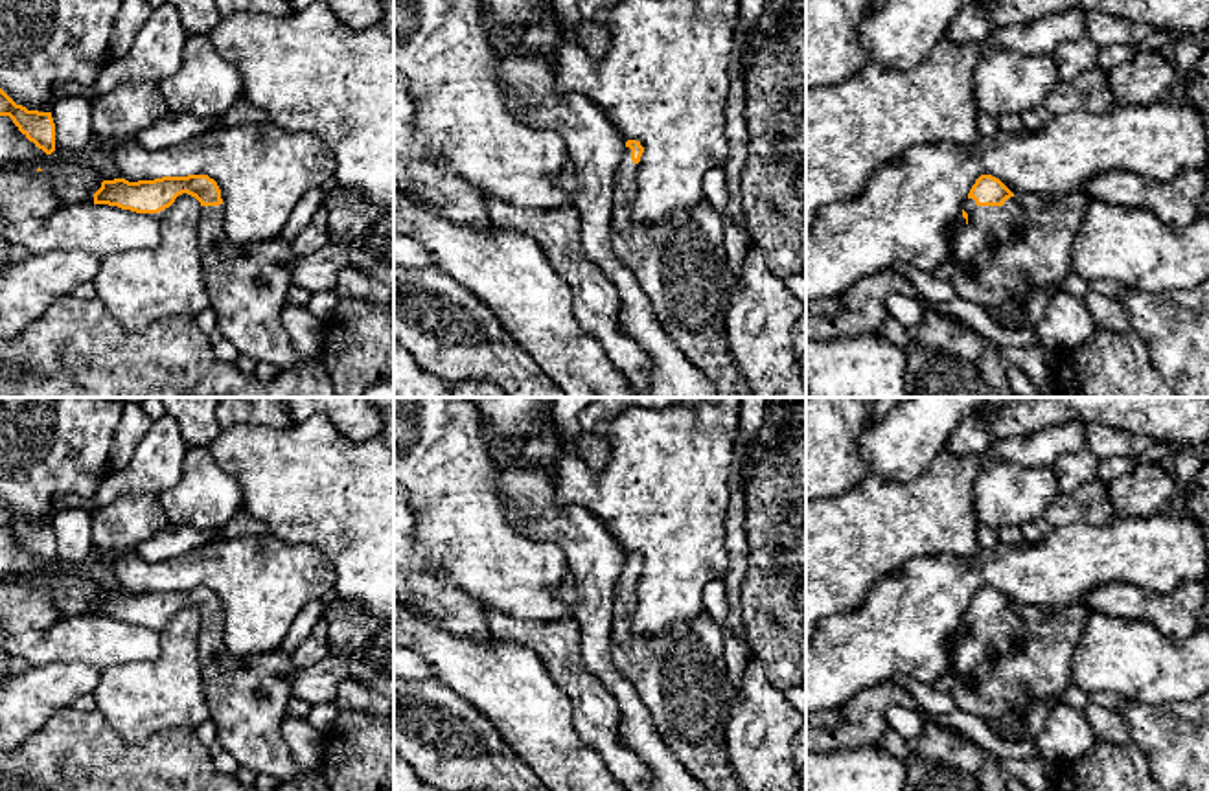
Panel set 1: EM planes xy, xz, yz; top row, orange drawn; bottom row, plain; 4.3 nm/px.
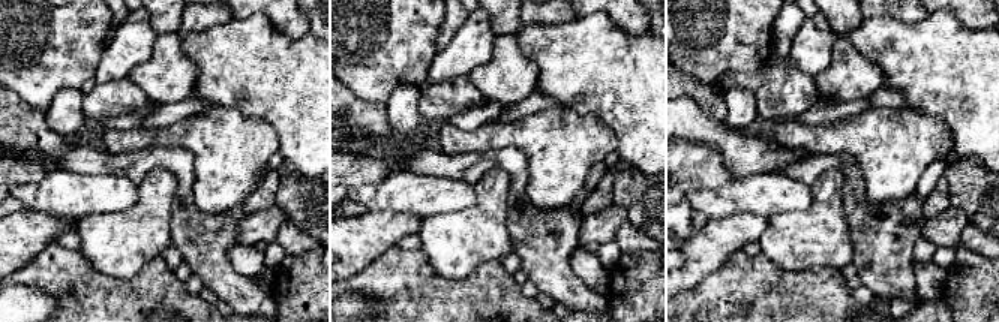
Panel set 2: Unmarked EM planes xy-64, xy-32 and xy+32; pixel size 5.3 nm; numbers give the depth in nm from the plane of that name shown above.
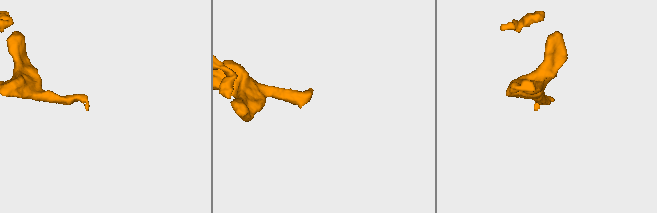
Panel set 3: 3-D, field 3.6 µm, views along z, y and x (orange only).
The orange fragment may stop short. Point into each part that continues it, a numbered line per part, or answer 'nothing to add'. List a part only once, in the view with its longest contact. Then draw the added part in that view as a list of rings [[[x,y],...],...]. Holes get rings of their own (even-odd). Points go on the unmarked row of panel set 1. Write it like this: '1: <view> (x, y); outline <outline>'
1: yz (1005, 666); outline [[[1073,603],[1064,609],[1014,607],[1003,618],[977,618],[966,611],[962,622],[968,636],[953,649],[955,708],[994,719],[1012,734],[1012,741],[1025,741],[1031,712],[1040,701],[1058,703],[1060,695],[1073,684],[1073,653],[1086,631],[1093,613]]]

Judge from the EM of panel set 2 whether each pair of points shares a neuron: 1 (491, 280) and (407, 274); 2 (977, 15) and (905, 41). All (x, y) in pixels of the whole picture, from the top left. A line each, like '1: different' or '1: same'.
1: same
2: different

